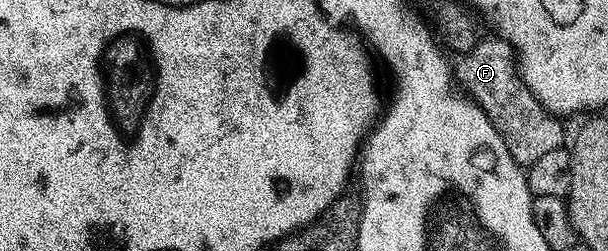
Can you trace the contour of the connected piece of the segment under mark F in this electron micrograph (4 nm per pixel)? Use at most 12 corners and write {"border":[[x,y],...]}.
{"border":[[482,37],[458,88],[529,168],[565,127],[521,80],[513,46]]}

